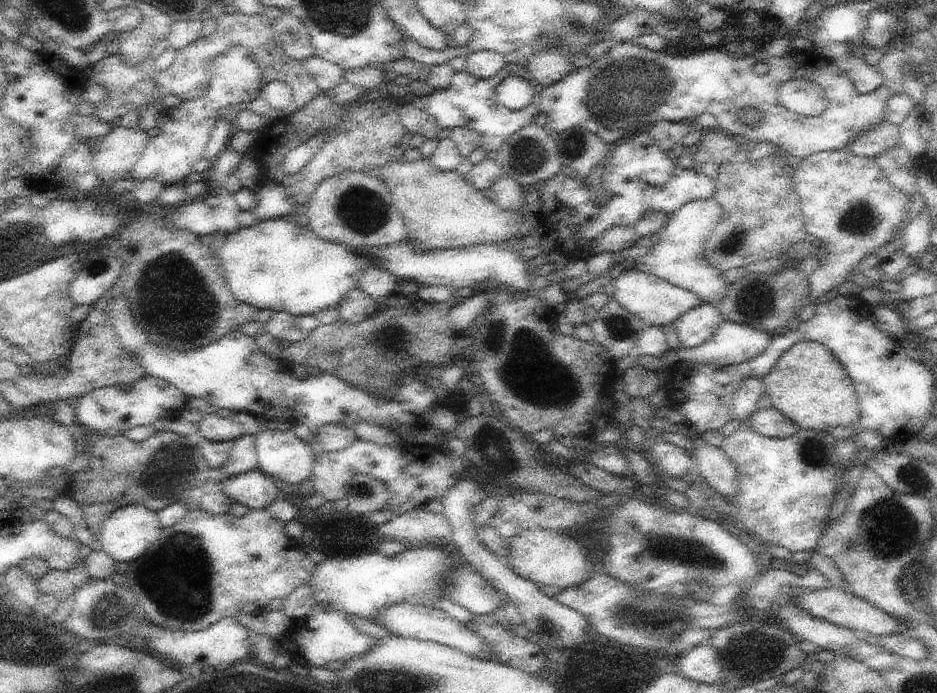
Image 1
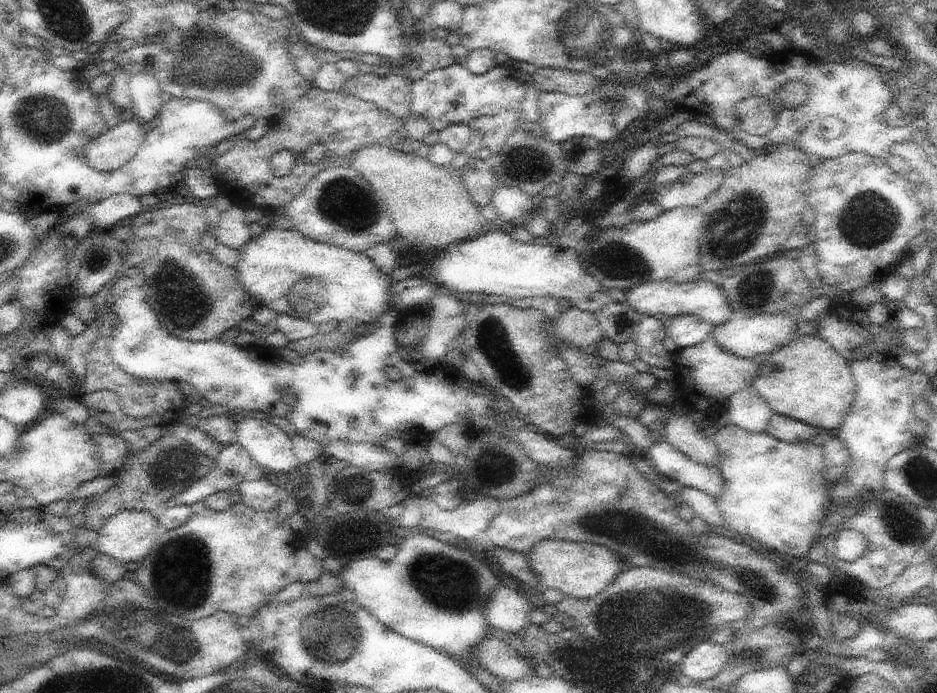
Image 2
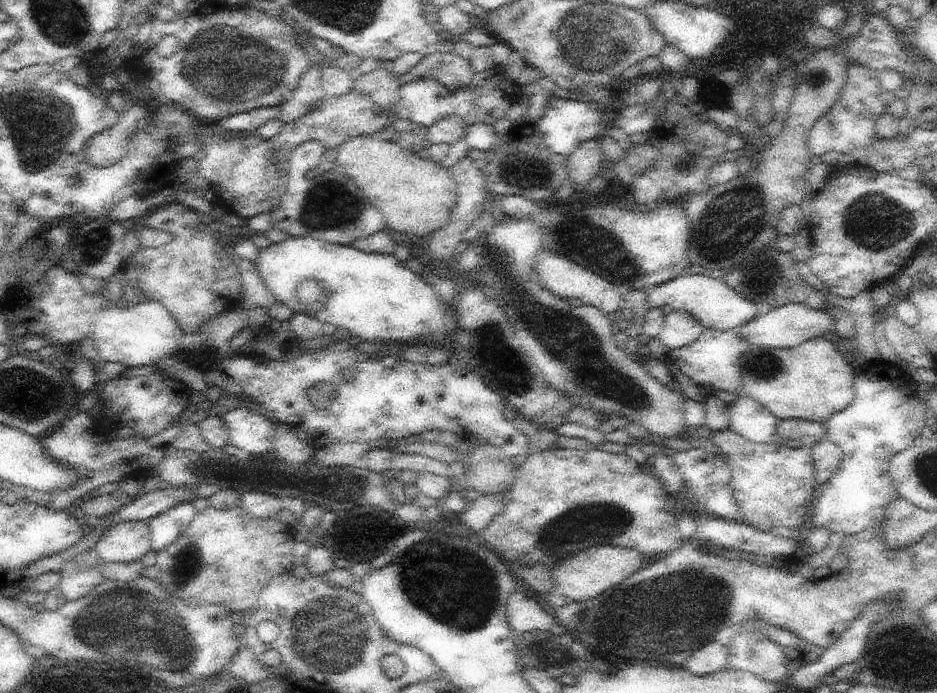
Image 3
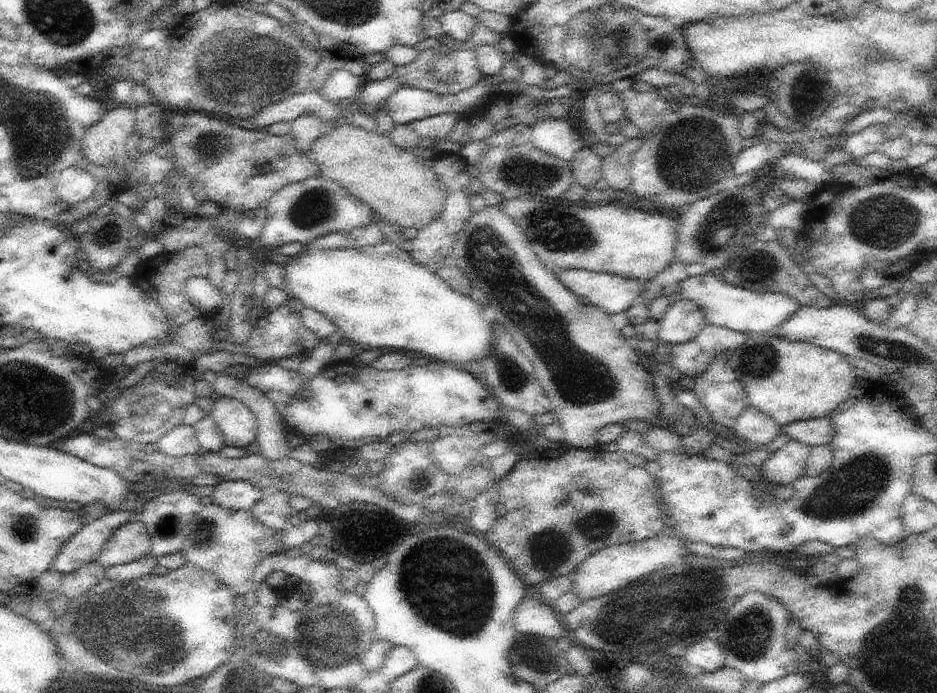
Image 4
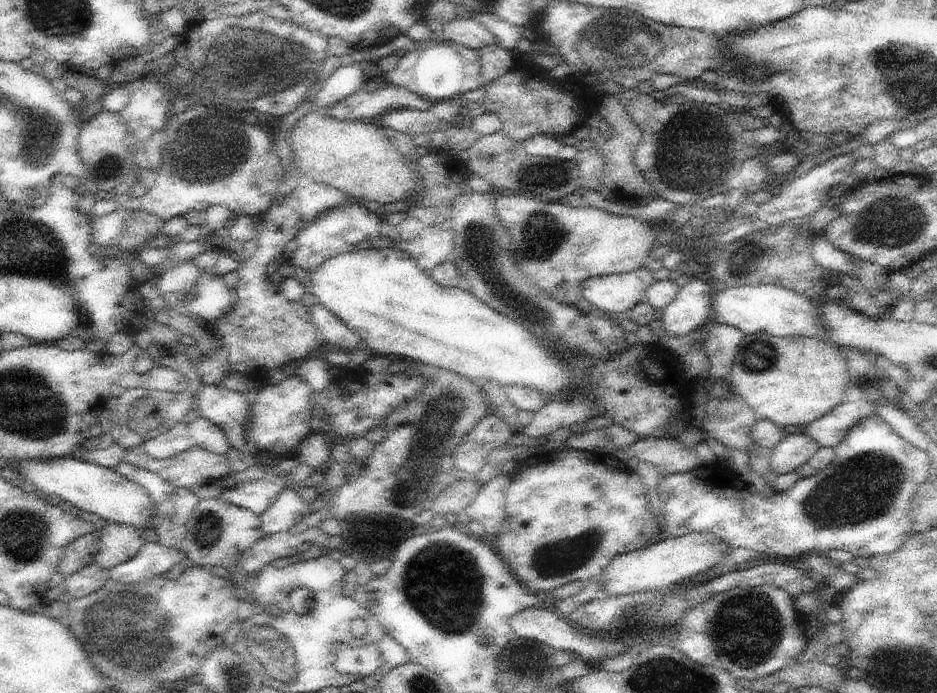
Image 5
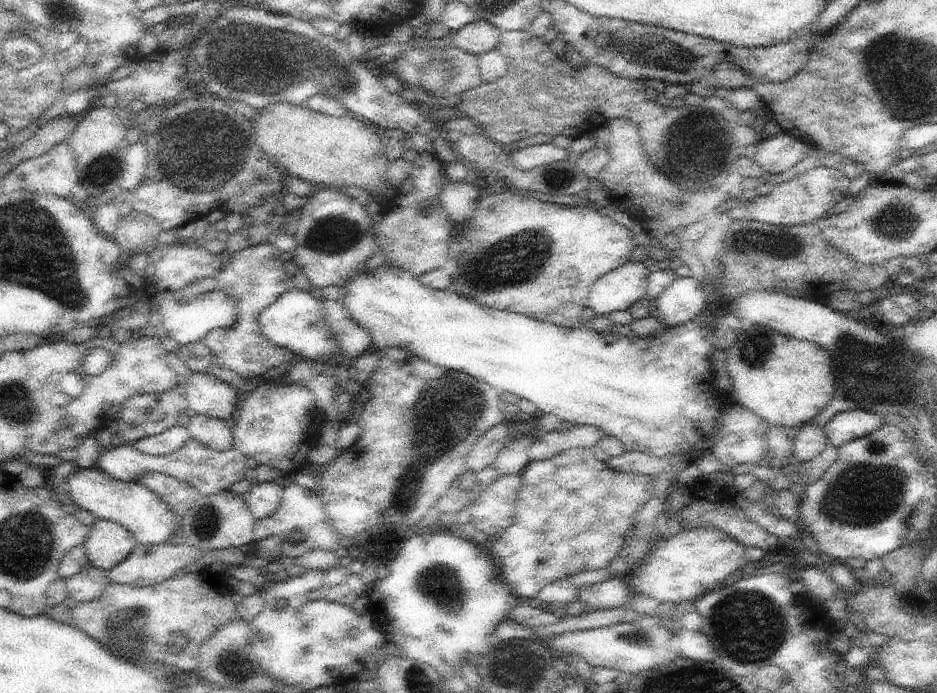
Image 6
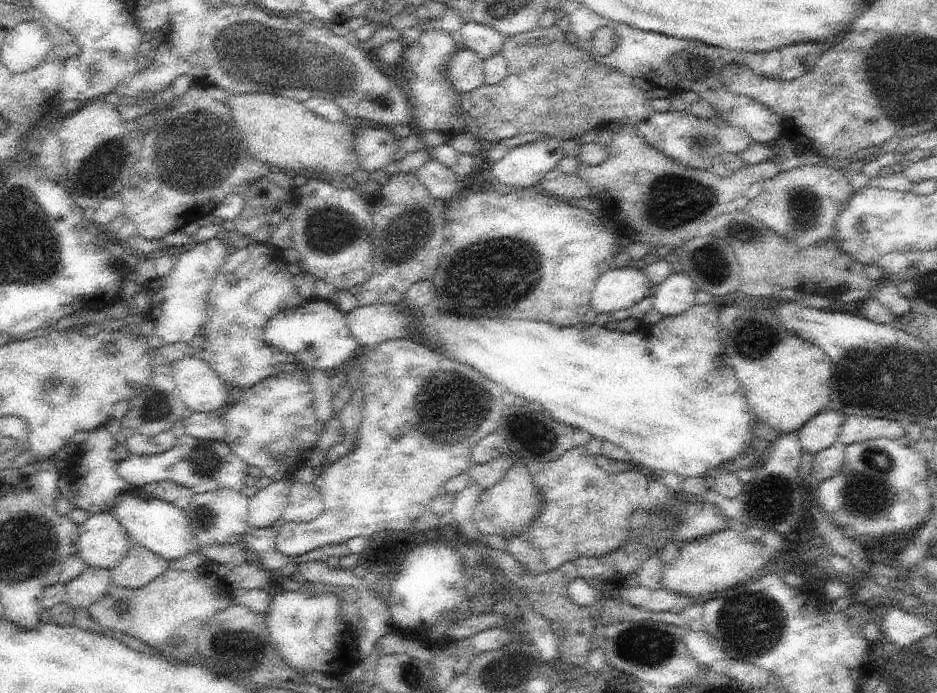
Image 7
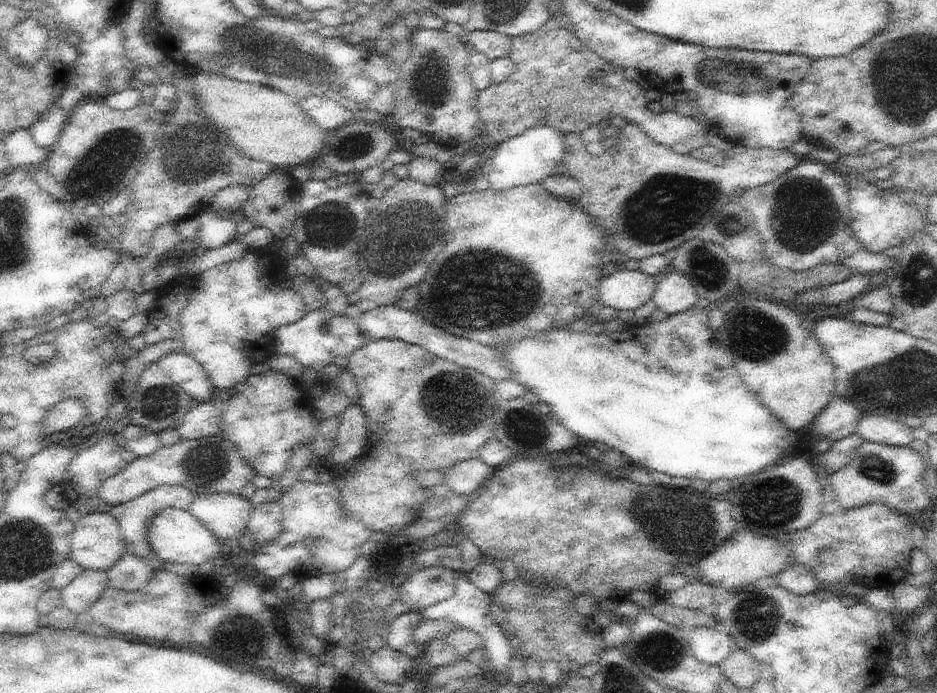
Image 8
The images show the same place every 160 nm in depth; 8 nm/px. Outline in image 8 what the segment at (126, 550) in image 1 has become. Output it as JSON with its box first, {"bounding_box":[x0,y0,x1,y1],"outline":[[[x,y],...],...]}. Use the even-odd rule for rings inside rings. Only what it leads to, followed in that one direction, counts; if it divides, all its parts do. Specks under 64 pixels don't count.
{"bounding_box":[70,513,126,573],"outline":[[[106,513],[84,515],[70,538],[71,558],[82,569],[108,573],[126,553],[120,524]]]}

